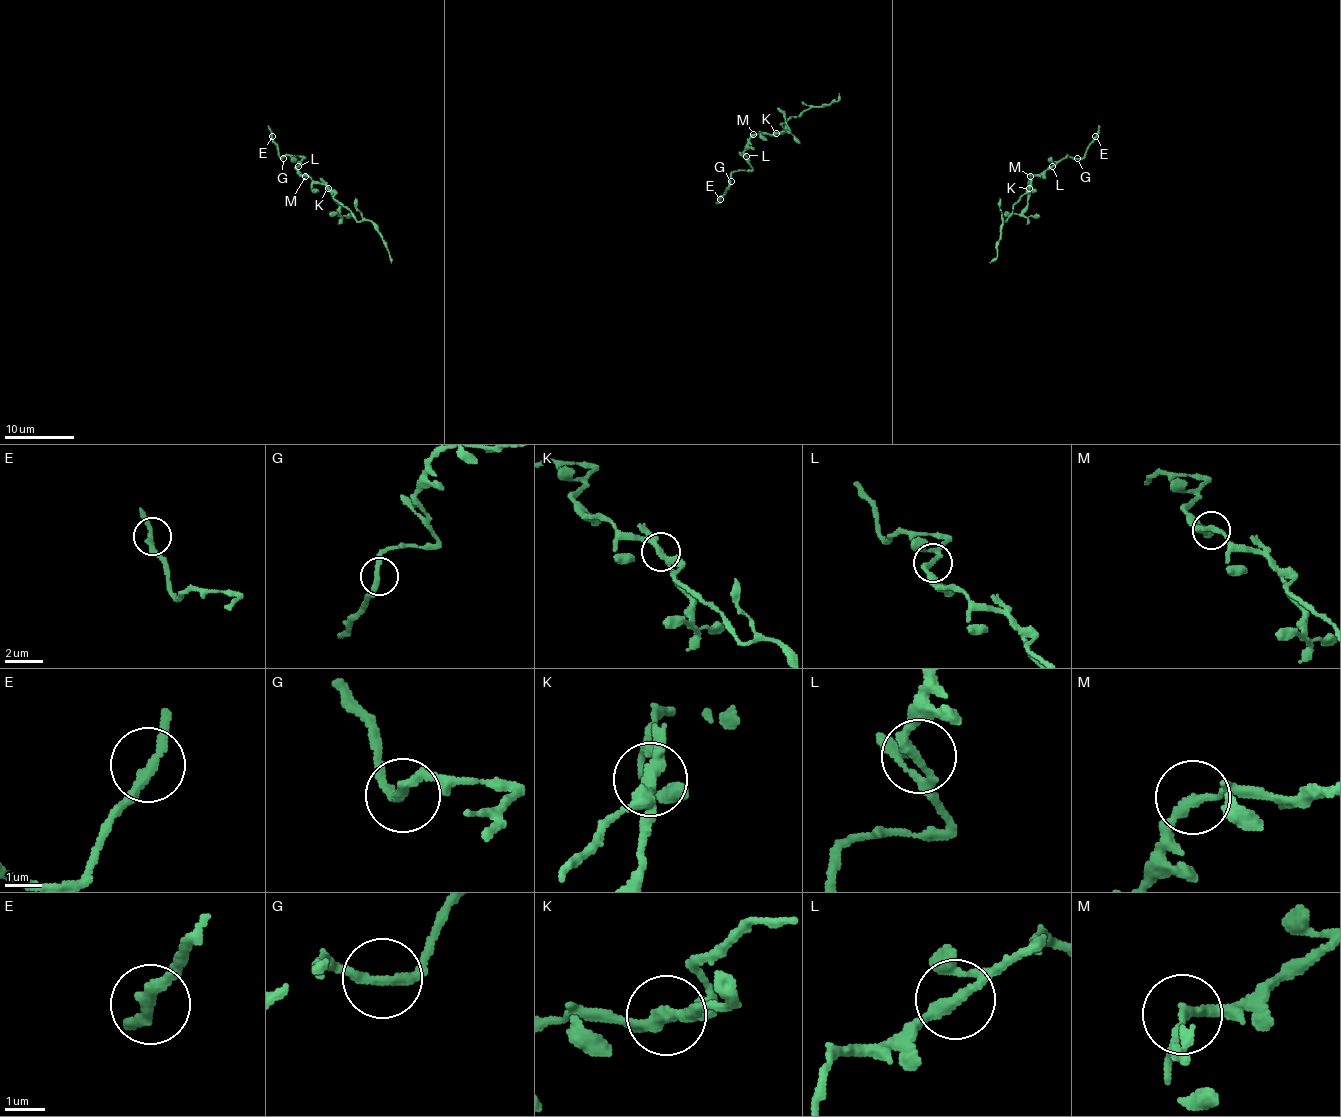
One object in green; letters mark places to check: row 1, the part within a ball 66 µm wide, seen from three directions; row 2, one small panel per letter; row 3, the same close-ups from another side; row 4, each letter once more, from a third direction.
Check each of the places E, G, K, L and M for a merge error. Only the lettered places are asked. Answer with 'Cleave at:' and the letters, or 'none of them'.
Cleave at: K

